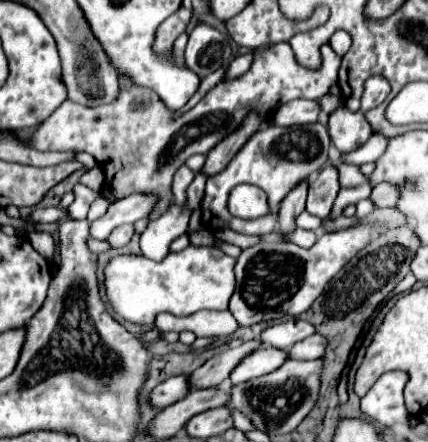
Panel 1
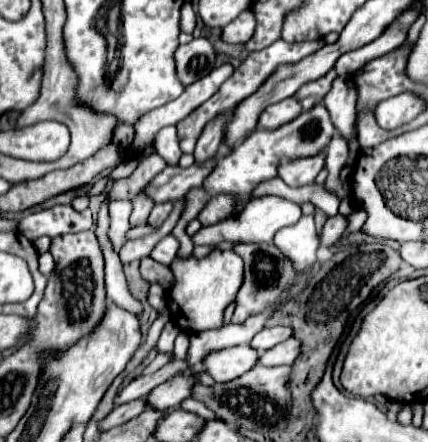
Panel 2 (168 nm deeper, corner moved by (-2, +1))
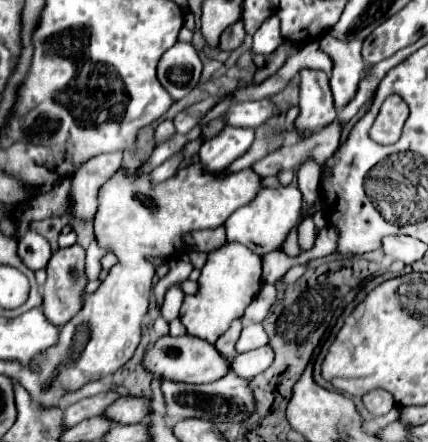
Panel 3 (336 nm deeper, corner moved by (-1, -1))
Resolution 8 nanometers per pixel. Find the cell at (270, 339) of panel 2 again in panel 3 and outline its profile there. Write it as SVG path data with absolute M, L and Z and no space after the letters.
M247 324L241 332L241 338L237 342L237 352L249 352L253 348L261 348L265 346L269 340L265 336L265 330L261 324Z

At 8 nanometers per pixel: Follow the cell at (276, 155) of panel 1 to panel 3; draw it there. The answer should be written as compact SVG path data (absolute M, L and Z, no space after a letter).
M301 70L299 72L299 116L293 122L293 132L309 136L317 132L317 128L325 128L337 118L337 110L333 106L329 76L321 70Z

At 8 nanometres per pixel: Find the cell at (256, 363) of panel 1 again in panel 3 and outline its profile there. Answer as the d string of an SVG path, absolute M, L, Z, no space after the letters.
M163 336L159 340L153 342L153 346L149 346L147 354L145 354L145 368L151 374L159 374L167 380L175 380L175 382L187 382L187 384L207 384L213 380L219 380L221 376L229 374L229 360L221 356L221 352L217 352L217 348L213 344L209 344L207 340L195 338L195 336Z

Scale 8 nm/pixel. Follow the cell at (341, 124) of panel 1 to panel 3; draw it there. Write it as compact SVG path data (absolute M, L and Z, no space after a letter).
M323 34L319 38L319 46L333 58L333 72L331 72L331 90L335 108L343 108L349 104L359 88L363 78L365 62L361 58L361 40L337 40L331 34Z

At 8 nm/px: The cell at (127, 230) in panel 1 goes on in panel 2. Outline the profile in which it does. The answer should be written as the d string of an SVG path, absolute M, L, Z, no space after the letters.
M140 190L134 198L132 198L132 204L134 204L134 210L132 210L132 216L130 216L130 224L132 226L142 226L148 218L148 214L152 212L154 208L154 200L144 192Z

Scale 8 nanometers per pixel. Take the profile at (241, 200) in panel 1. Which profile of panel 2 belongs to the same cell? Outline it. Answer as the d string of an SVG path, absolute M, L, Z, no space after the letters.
M266 196L266 198L252 198L238 216L226 218L218 224L212 224L208 228L200 228L194 236L192 242L194 246L216 246L222 240L228 242L242 242L242 244L256 244L256 242L266 242L270 244L274 234L284 228L284 226L292 226L294 222L298 222L298 218L302 216L302 210L296 202L290 202L286 198L280 196Z

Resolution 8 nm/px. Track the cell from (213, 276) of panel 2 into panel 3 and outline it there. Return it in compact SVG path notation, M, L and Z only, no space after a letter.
M227 242L223 248L209 252L209 260L207 260L207 264L201 270L201 276L199 276L197 284L199 284L199 290L193 296L185 296L185 300L183 300L183 306L181 306L181 322L183 322L183 326L187 328L189 334L193 334L197 338L203 338L203 340L207 340L211 344L215 344L217 338L229 328L231 320L241 318L245 306L259 292L259 288L261 288L261 258L255 252L251 252L249 248L245 248L243 244Z

